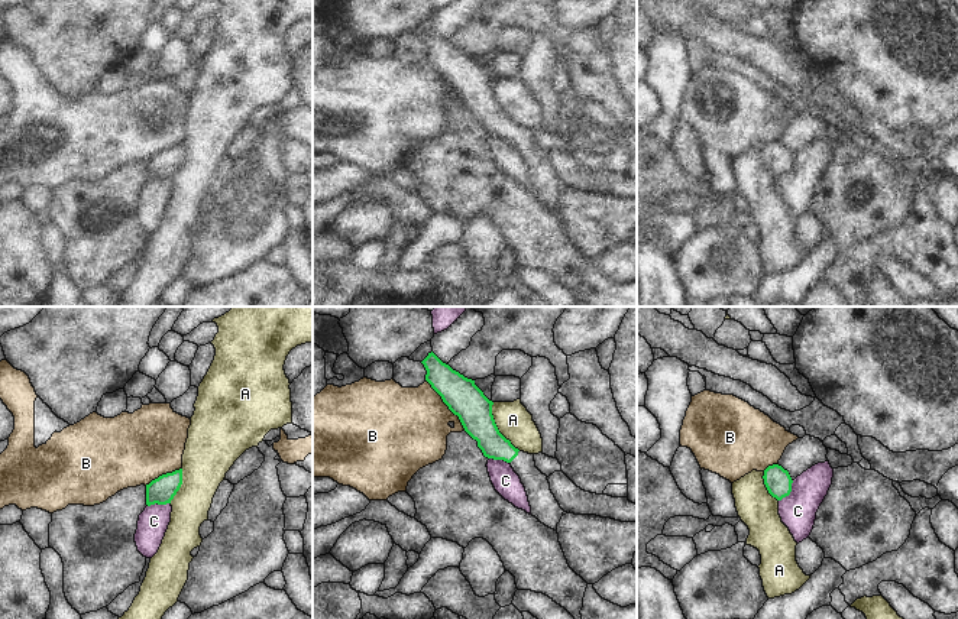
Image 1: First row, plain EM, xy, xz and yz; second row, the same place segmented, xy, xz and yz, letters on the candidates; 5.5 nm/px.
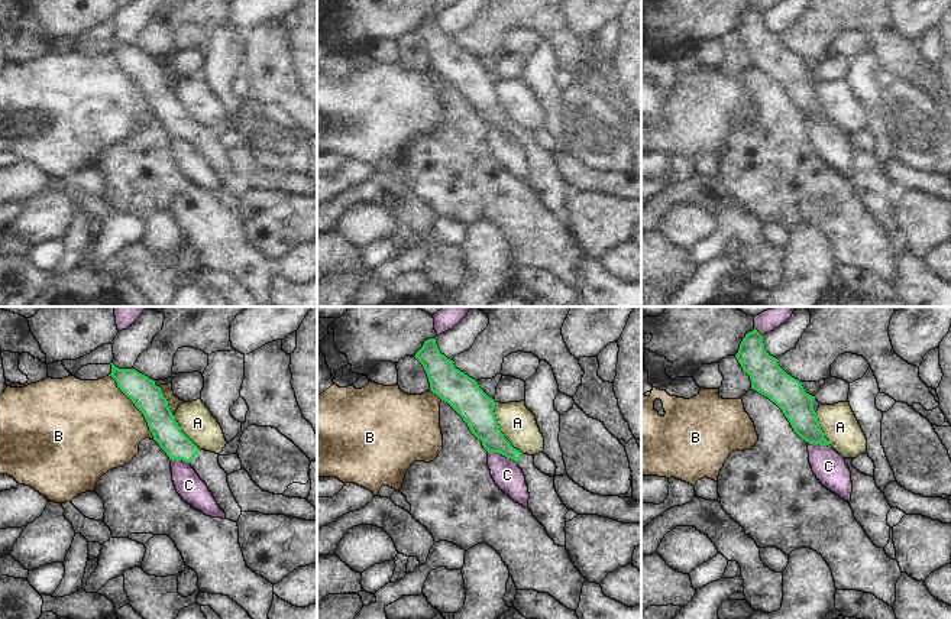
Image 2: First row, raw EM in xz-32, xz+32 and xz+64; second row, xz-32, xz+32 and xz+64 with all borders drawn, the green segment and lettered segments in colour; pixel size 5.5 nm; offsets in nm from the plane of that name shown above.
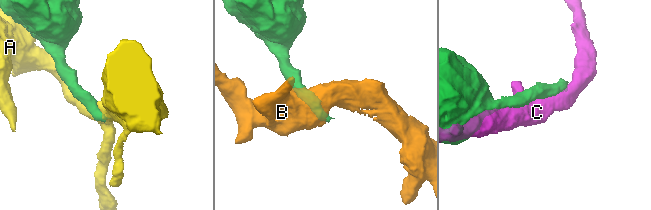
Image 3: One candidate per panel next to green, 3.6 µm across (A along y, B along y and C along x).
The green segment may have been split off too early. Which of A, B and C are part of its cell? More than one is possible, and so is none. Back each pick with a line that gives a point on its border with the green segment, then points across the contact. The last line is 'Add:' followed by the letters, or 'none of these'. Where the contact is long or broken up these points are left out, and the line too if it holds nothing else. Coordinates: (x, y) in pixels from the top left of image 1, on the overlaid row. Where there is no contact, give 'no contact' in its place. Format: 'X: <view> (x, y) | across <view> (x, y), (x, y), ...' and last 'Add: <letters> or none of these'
Add: none of these

